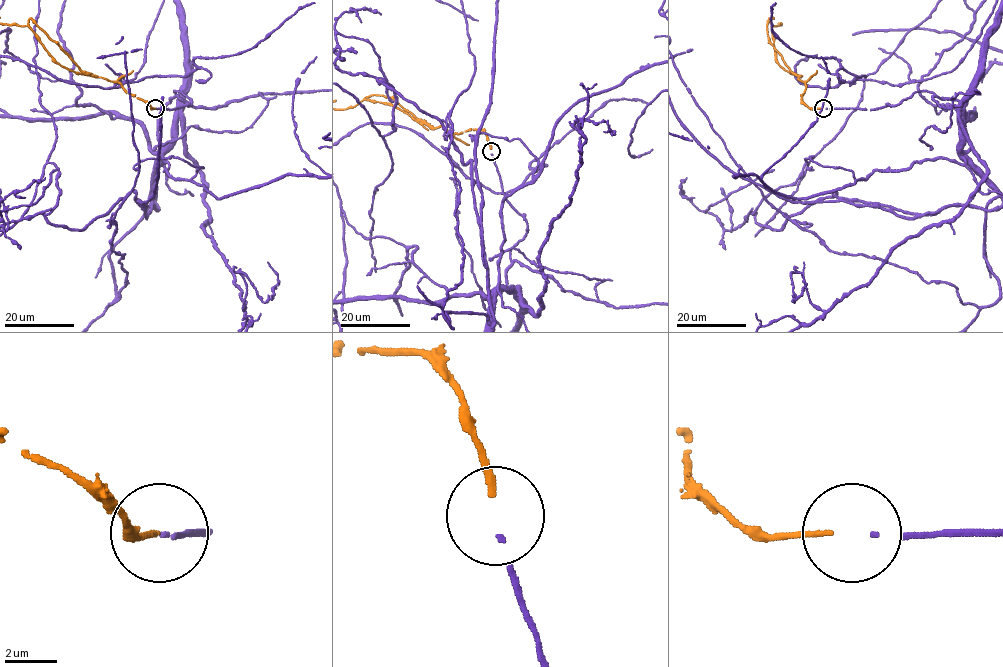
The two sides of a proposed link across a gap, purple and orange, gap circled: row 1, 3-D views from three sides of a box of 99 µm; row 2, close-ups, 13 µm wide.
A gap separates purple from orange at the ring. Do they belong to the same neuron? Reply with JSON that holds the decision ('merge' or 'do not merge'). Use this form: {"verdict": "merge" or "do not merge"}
{"verdict": "merge"}

